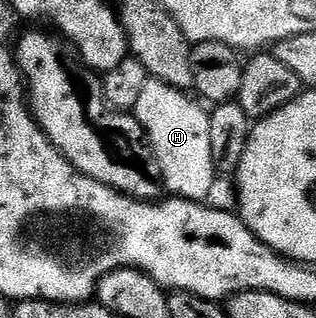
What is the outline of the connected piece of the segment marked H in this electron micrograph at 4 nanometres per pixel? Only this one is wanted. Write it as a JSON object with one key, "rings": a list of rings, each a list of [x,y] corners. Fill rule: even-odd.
{"rings":[[[150,80],[134,111],[158,160],[160,181],[164,183],[165,191],[191,202],[207,200],[210,184],[214,184],[218,177],[214,168],[214,156],[210,152],[209,111],[203,108],[205,109],[191,93],[170,88],[170,84]]]}

